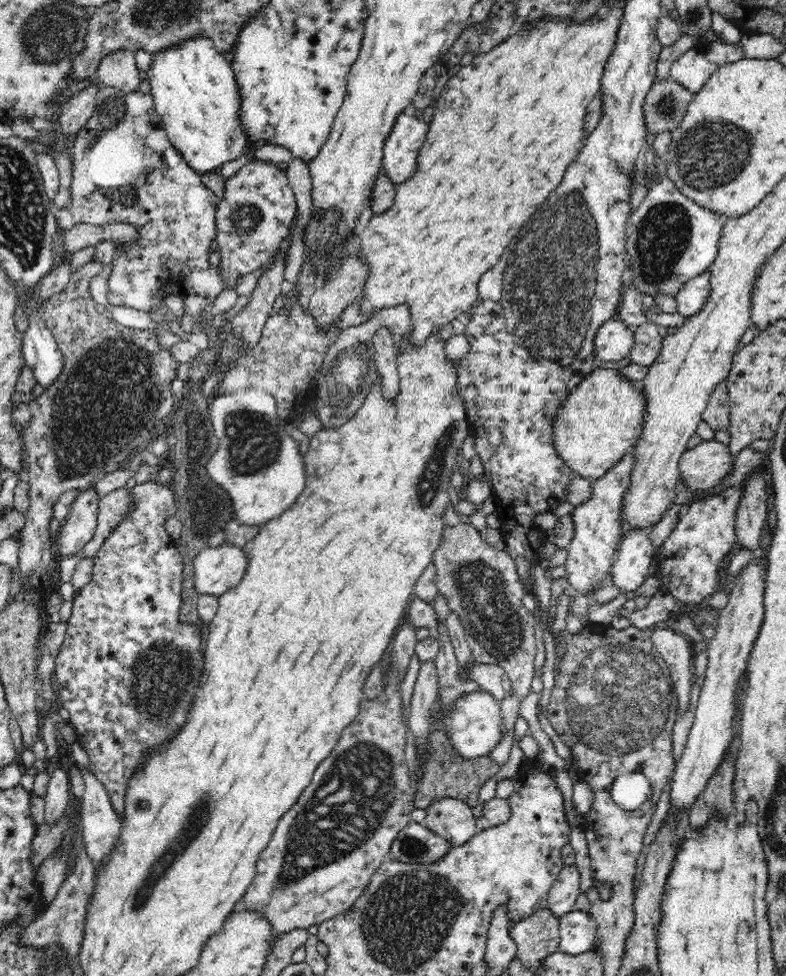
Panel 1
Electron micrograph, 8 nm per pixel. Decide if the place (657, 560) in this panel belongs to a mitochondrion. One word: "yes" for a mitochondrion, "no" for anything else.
no

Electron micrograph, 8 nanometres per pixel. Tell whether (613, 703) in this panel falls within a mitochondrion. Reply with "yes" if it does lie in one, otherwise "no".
yes

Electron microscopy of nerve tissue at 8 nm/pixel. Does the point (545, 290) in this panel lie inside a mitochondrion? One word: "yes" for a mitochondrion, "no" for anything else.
yes

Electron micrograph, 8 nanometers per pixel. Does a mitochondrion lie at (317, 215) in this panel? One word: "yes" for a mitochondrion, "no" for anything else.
no

